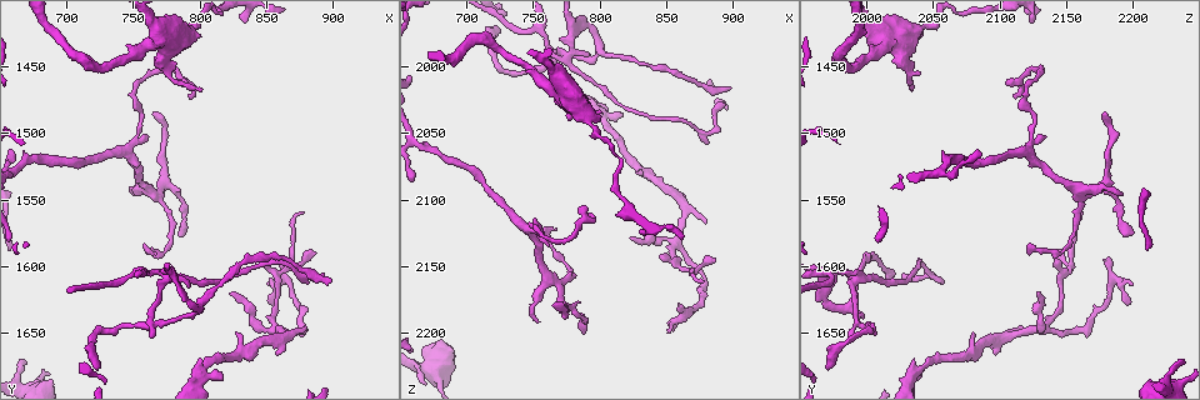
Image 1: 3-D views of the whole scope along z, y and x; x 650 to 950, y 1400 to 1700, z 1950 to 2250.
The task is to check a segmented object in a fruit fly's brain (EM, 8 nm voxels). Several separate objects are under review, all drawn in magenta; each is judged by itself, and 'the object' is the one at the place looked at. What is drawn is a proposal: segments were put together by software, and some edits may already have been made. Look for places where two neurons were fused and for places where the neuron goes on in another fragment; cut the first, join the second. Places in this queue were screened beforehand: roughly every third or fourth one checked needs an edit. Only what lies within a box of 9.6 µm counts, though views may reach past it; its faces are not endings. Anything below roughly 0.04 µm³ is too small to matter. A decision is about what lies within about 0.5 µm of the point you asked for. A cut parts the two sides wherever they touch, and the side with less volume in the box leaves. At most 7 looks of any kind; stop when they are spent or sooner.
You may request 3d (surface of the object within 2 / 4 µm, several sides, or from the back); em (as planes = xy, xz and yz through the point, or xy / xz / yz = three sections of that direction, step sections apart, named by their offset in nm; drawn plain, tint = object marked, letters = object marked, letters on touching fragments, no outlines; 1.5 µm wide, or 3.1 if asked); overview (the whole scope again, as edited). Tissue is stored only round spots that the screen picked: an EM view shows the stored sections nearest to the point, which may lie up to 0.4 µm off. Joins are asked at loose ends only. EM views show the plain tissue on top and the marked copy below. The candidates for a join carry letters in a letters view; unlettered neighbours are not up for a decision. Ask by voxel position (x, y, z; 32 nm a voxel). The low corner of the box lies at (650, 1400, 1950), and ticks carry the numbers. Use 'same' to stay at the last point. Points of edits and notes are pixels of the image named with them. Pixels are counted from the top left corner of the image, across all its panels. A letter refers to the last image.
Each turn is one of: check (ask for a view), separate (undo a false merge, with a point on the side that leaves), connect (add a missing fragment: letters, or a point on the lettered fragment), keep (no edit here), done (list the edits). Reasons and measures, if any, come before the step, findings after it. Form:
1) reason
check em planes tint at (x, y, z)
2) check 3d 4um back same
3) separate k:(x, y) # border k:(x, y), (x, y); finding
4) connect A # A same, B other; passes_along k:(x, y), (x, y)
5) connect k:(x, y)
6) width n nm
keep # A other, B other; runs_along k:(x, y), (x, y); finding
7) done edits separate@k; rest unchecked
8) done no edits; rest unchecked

thin end
check em planes letters at (854, 1628, 2196)

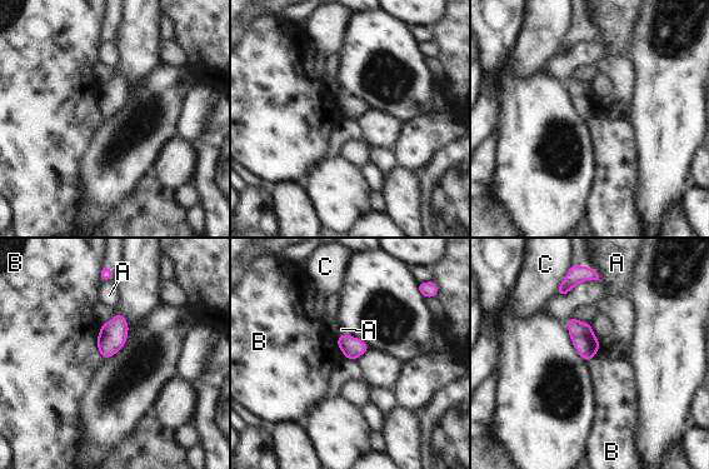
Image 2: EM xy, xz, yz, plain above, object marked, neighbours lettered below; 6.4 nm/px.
keep # A other, B other, C other; border 2:(95, 342), (103, 359); no lettered fragment goes on from it

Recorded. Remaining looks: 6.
branch stops here
check 3d 4um at (880, 1646, 2116)

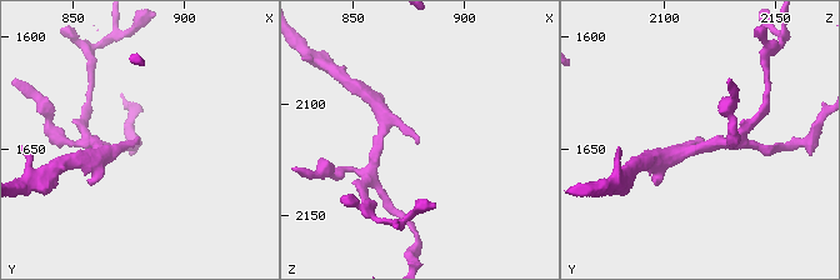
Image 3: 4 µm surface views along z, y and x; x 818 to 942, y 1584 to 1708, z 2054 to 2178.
shape alone is not enough
check em planes letters at (880, 1646, 2116)

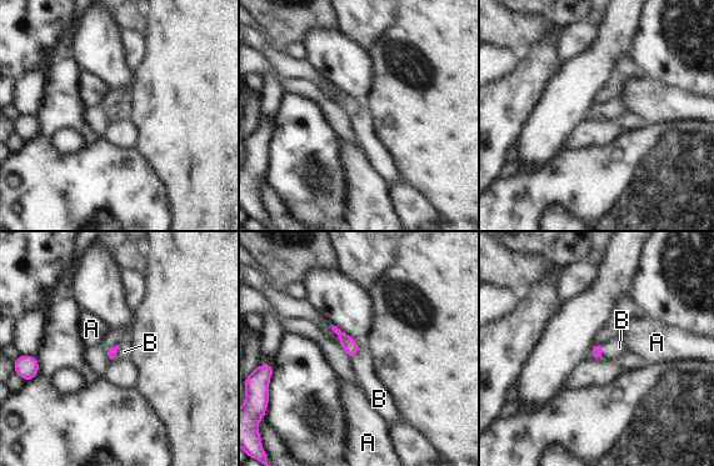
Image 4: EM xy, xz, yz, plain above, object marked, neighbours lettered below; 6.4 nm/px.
longest_contact B 140 nm
connect B # A other, B same; the neuron continues

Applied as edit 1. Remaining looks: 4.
redraw
check overview

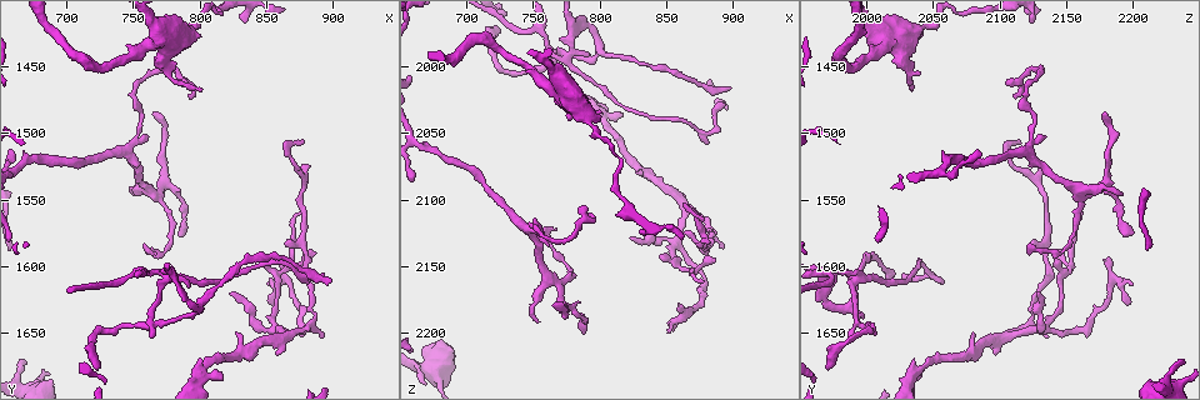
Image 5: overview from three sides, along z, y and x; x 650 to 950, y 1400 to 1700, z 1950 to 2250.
an open end
check em planes letters at (826, 1648, 2082)

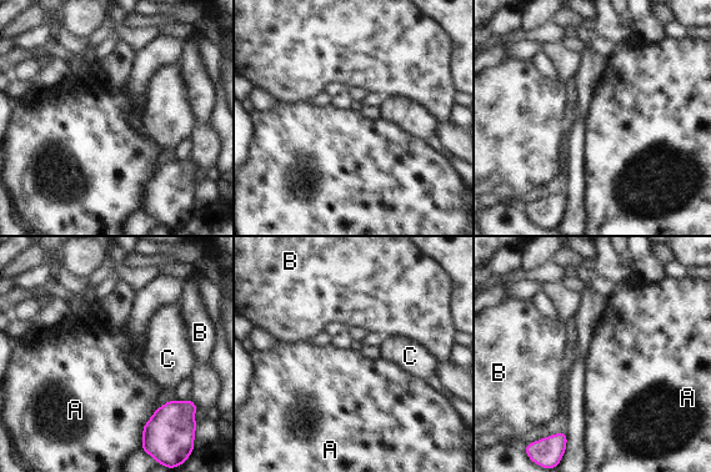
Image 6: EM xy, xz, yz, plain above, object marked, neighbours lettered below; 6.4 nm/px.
longest_contact A 220 nm
keep # A other, B other, C other; border 6:(155, 410), (143, 427), (141, 438); none of them fits

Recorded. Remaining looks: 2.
done edits connect@4; rest unchecked

